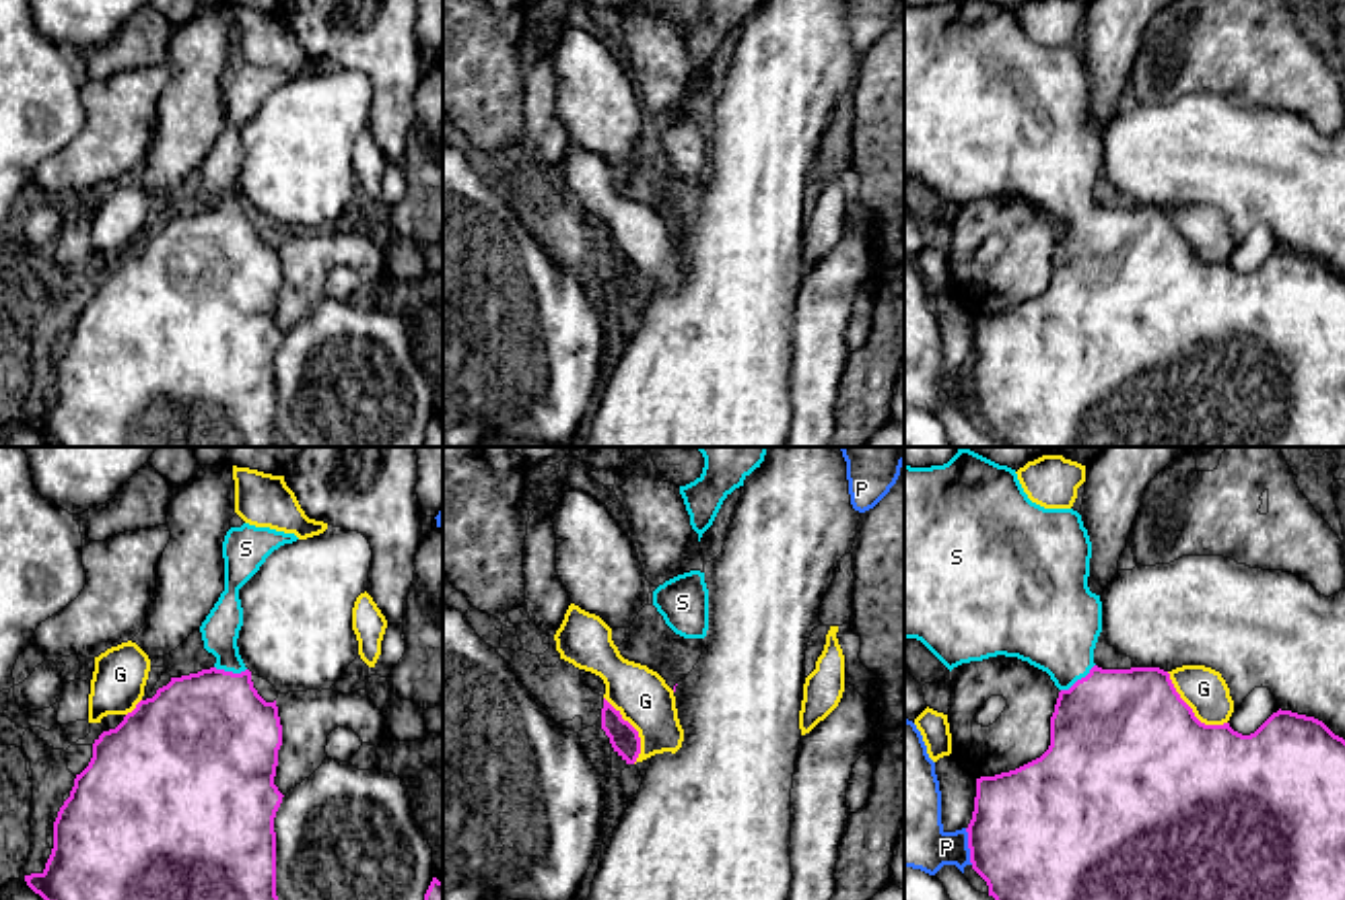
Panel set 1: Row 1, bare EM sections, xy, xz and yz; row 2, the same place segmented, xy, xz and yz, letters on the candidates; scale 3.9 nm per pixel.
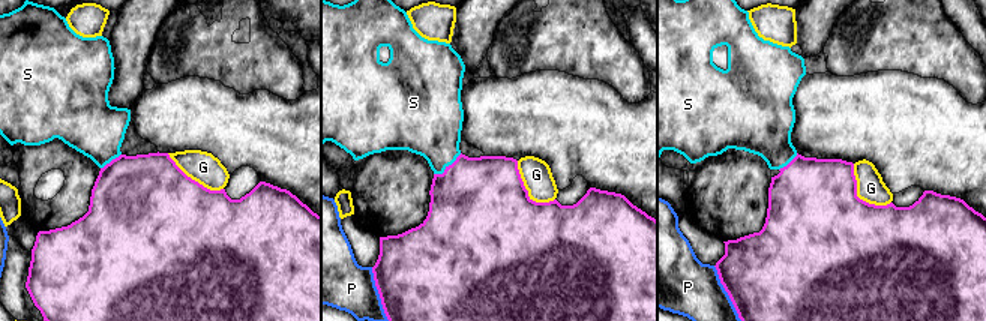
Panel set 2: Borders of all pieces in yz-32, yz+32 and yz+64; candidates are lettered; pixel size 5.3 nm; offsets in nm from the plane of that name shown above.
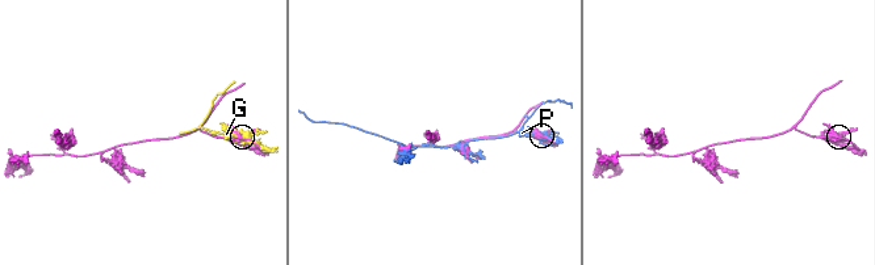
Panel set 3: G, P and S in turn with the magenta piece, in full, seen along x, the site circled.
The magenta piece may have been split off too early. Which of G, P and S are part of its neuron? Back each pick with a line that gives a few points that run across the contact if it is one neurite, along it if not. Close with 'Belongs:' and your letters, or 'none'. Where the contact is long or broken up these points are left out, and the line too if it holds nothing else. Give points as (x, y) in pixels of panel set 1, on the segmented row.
S: yz (1113, 734), (1078, 680), (1053, 622)
Belongs: S

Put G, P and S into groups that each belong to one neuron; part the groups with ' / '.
G / P / S

